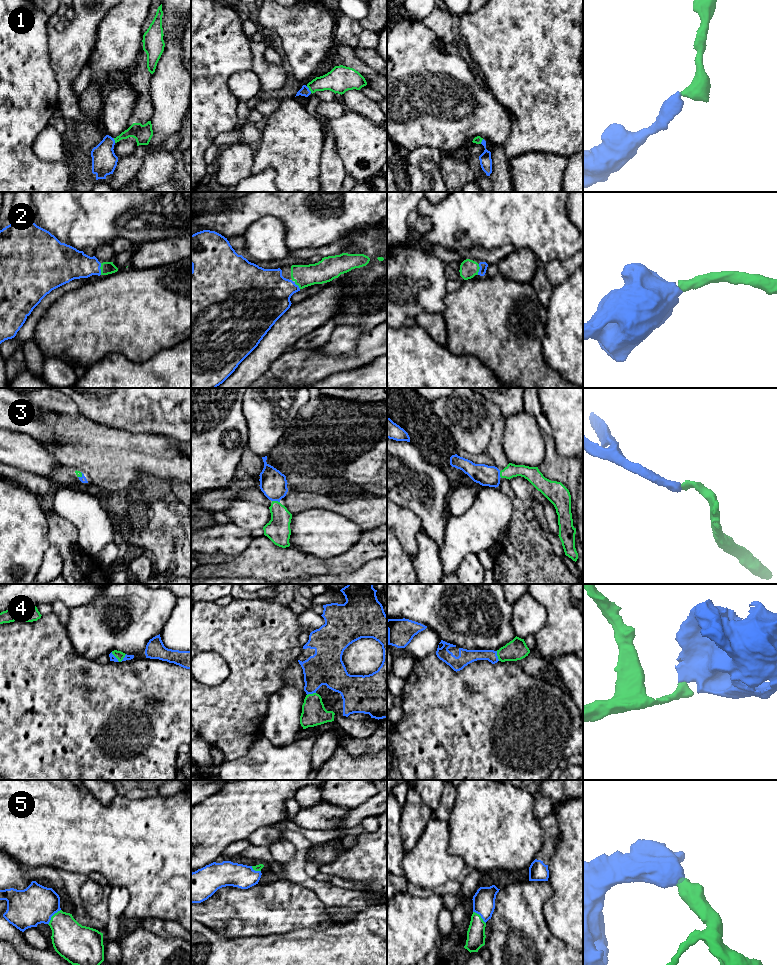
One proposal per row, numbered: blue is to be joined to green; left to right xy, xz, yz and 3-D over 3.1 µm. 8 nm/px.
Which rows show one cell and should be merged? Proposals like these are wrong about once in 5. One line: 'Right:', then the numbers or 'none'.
Right: 1, 2, 3, 4, 5

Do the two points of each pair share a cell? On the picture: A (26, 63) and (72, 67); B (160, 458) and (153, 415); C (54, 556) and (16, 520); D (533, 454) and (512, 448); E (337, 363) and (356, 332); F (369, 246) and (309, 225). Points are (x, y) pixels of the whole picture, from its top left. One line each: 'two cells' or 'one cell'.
A: two cells
B: two cells
C: two cells
D: one cell
E: two cells
F: two cells

